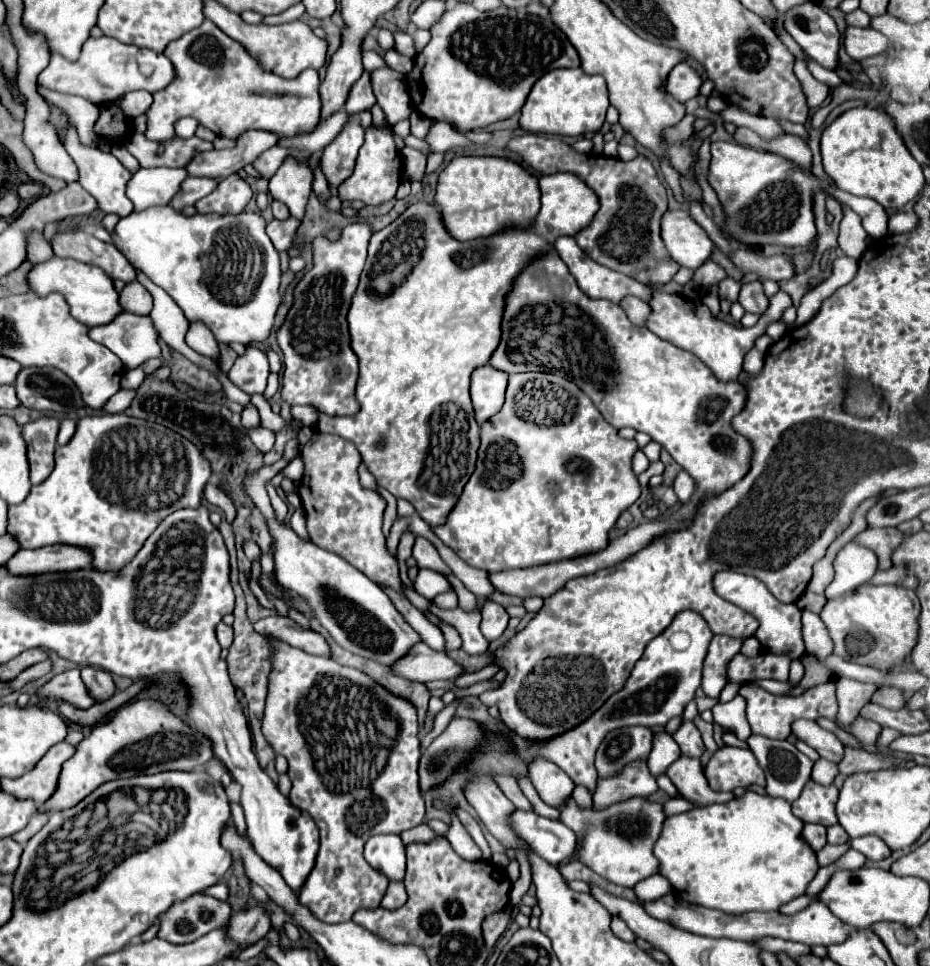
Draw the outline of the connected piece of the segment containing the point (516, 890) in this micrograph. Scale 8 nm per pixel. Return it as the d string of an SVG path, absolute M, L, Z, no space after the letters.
M517 850L516 859L520 865L520 877L512 883L509 893L509 902L512 905L521 903L522 897L526 894L532 884L531 866L528 861L527 853L523 850Z

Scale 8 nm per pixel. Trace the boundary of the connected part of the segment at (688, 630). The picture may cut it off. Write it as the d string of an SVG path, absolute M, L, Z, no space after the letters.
M683 610L675 614L673 622L667 626L665 632L661 632L657 638L653 638L639 662L635 664L629 680L625 682L623 690L615 692L595 714L591 714L585 722L581 722L577 728L541 744L527 744L525 740L511 734L515 746L519 748L521 756L543 756L551 762L555 762L575 784L583 784L593 792L593 784L597 780L597 772L593 770L595 752L605 738L605 734L613 728L623 726L637 726L643 724L647 728L651 726L665 726L671 718L681 716L685 704L693 700L695 690L701 684L701 670L703 670L703 658L707 654L707 646L711 642L713 634L707 626L707 622L697 614Z

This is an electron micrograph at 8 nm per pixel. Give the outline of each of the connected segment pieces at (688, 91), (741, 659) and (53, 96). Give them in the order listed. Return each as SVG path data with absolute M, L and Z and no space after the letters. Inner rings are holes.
M683 62L683 64L675 66L673 72L669 74L667 90L669 90L679 102L687 102L687 100L691 100L691 98L695 98L695 96L699 94L701 84L703 84L703 78L697 74L697 70Z
M761 652L759 656L753 658L737 654L727 666L727 678L729 682L739 682L739 684L763 678L785 682L789 678L789 664L791 658L785 654Z
M37 86L37 90L51 106L57 106L67 116L67 126L73 126L77 130L81 144L97 146L97 136L93 132L93 126L97 122L97 106L93 102L79 96L55 92L45 86Z

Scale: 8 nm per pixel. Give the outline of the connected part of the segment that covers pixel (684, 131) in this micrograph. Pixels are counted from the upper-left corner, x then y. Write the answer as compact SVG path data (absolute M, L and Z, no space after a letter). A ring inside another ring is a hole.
M687 114L683 120L681 120L681 124L679 126L673 126L673 128L669 128L669 130L665 130L665 134L663 134L663 138L665 138L665 142L681 142L681 140L689 140L691 136L693 136L693 122L697 120L697 116L693 116L693 114Z

